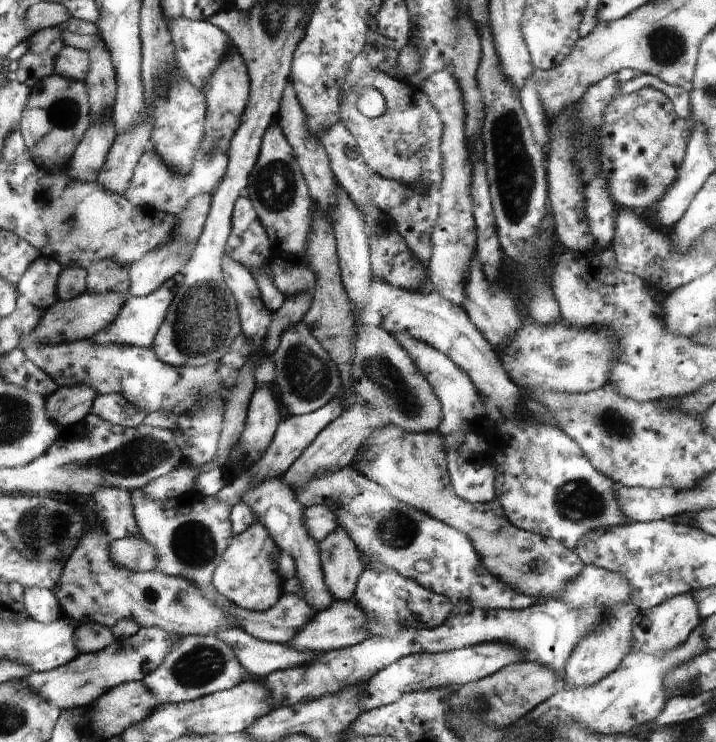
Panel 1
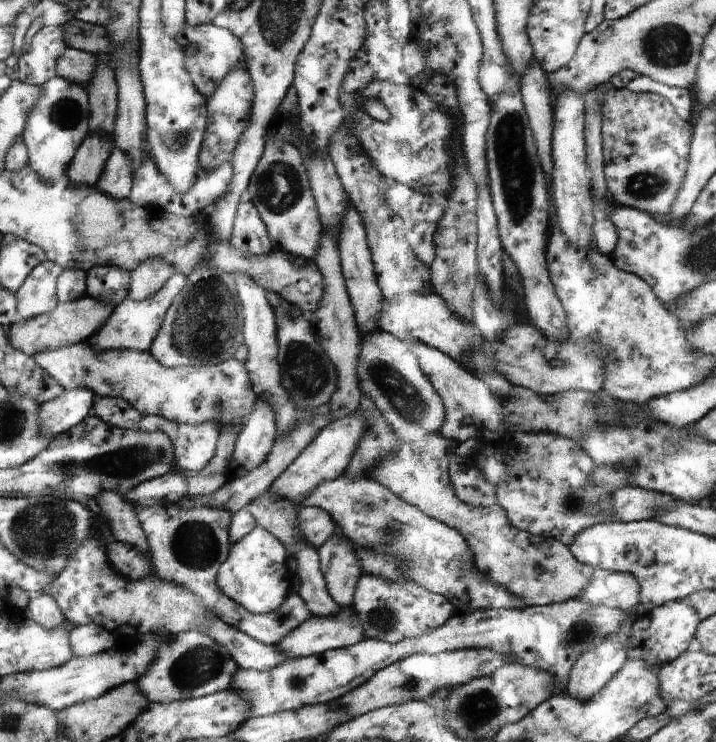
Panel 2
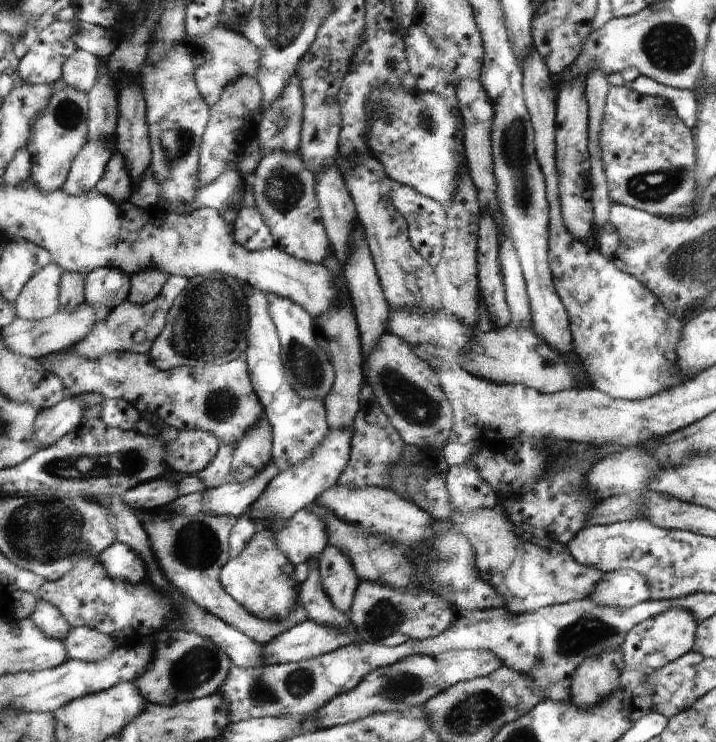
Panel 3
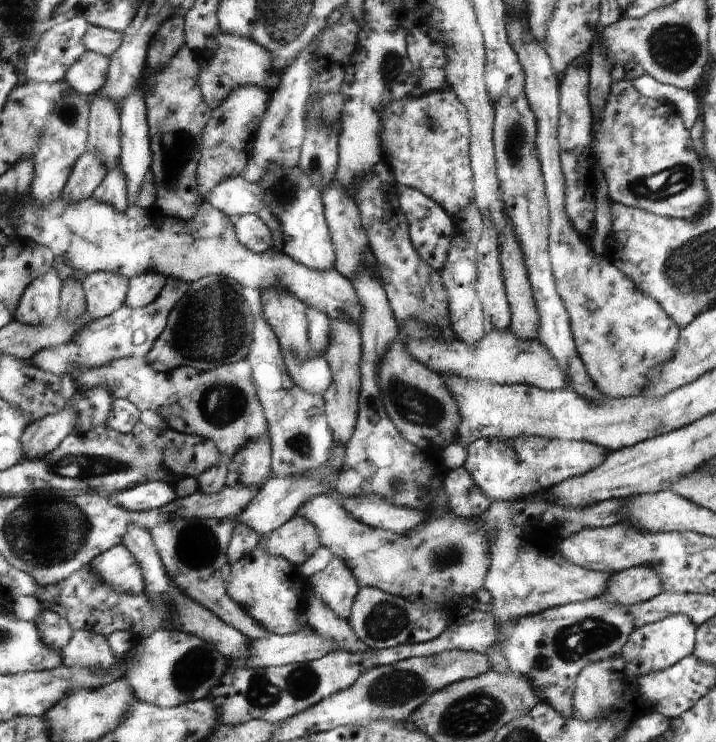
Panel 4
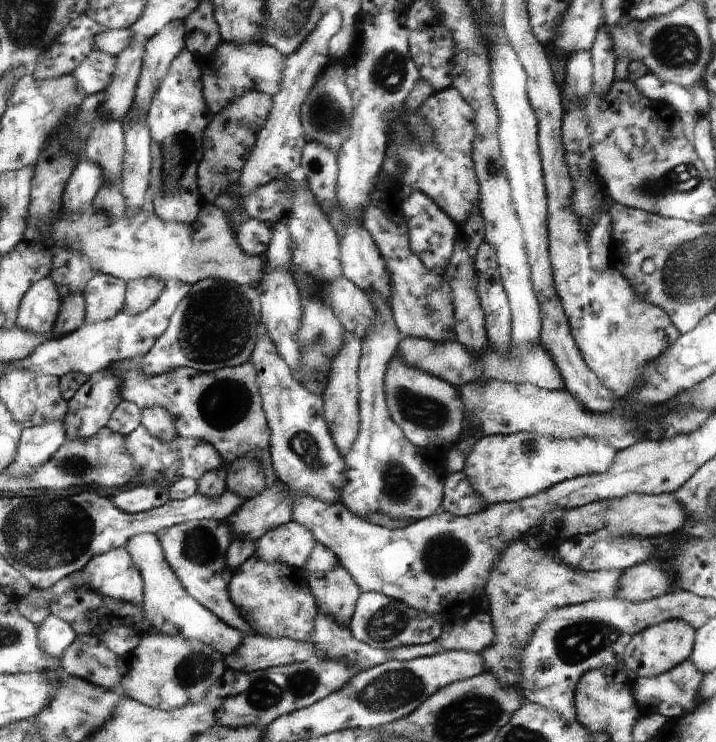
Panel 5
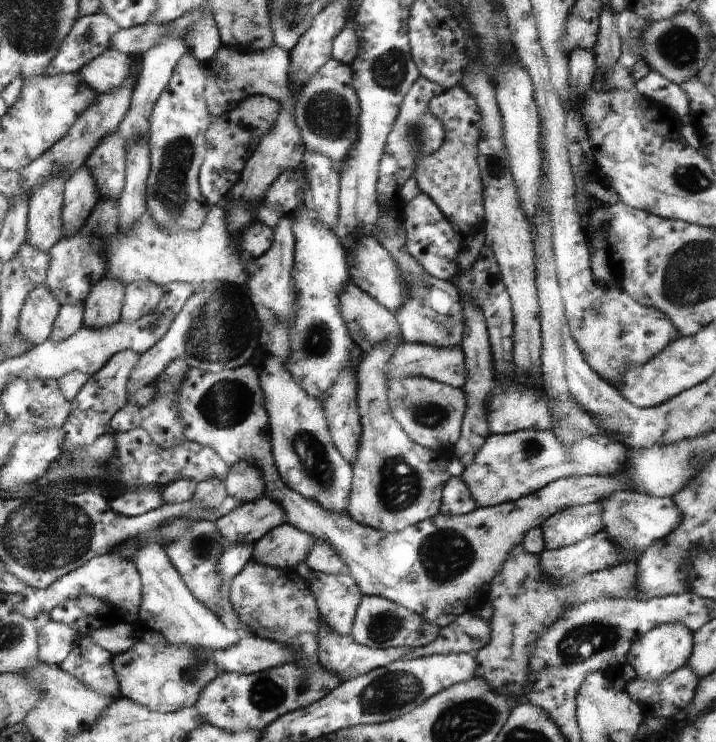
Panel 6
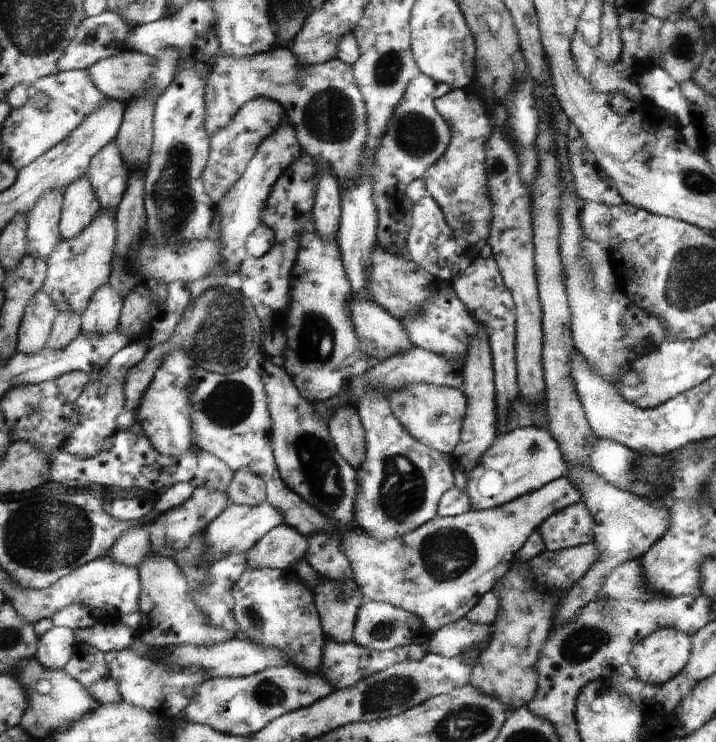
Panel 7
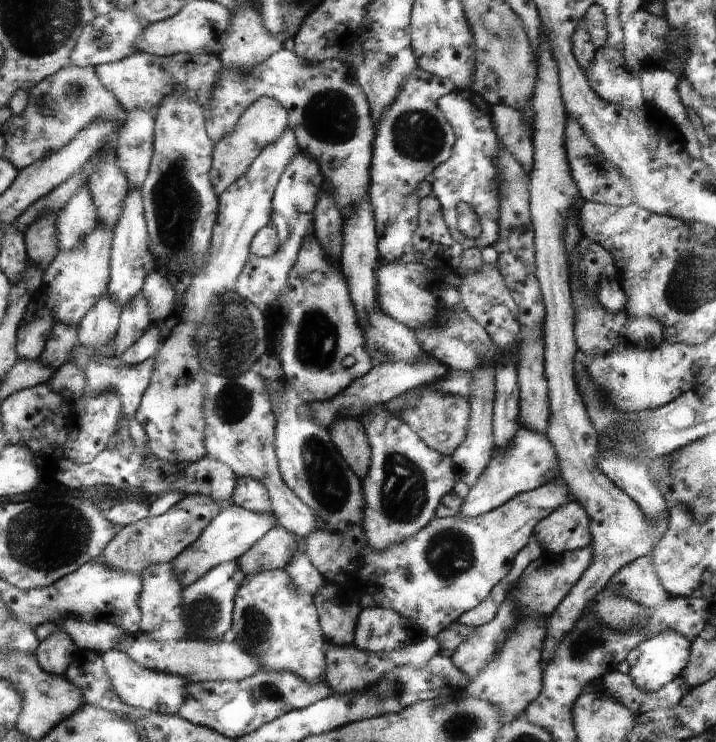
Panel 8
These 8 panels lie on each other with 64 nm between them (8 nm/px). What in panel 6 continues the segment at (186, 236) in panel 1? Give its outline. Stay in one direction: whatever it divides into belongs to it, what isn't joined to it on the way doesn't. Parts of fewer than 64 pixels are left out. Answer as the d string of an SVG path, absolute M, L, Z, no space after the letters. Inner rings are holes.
M134 281L125 284L123 320L135 323L148 313L154 312L161 302L163 290L163 286L154 284L154 281Z

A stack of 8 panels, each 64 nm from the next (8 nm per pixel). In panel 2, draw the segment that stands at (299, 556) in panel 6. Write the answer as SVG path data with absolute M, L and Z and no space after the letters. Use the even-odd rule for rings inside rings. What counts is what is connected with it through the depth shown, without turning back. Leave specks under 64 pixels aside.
M302 506L297 512L297 527L308 544L318 550L336 533L336 522L325 510Z

